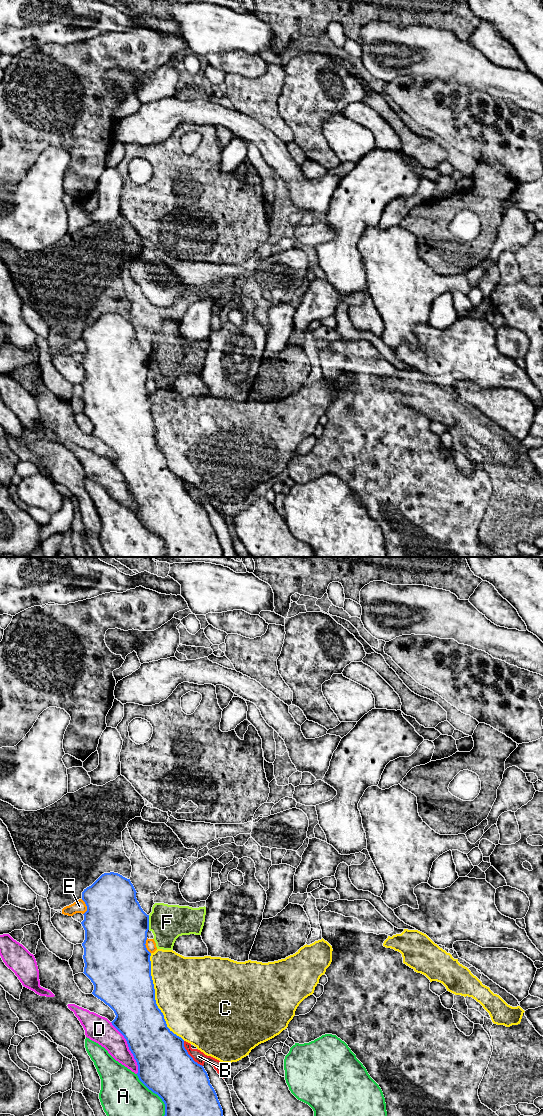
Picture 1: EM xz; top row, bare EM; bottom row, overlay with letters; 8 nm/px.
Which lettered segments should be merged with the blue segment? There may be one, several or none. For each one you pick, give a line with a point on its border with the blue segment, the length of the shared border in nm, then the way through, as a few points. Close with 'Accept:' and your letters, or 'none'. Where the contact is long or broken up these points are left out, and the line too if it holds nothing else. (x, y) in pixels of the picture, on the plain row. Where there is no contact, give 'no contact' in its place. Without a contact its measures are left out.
Accept: none

